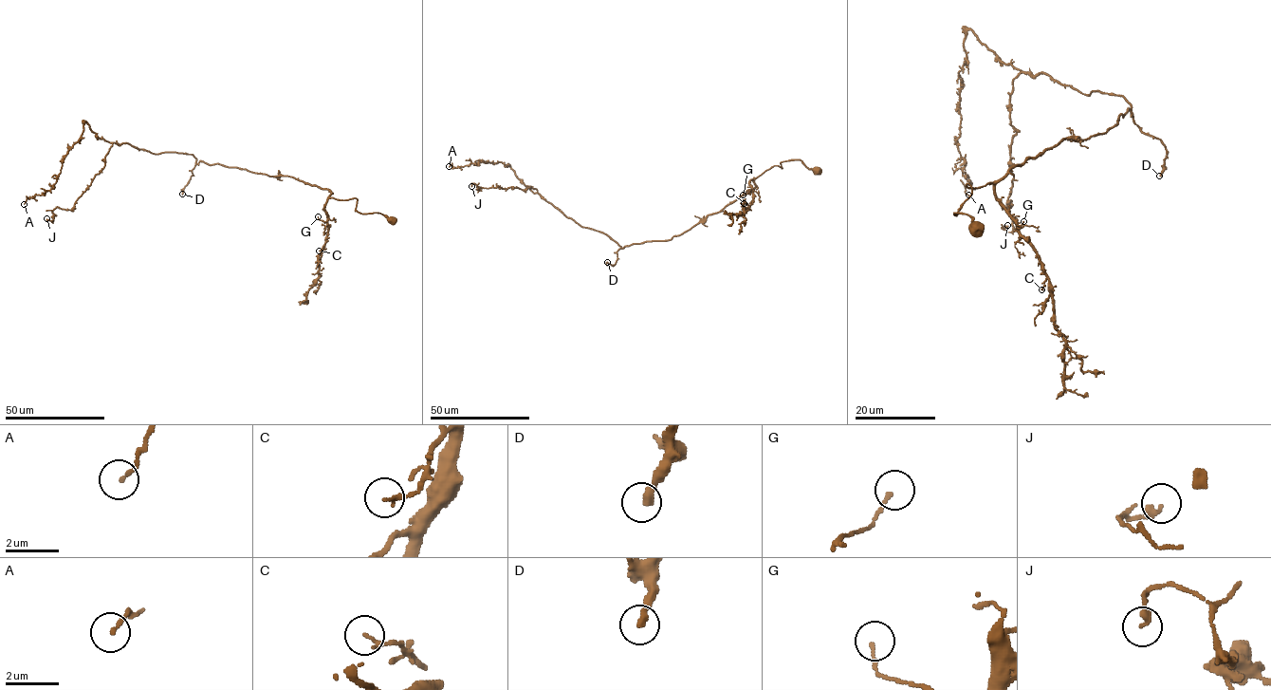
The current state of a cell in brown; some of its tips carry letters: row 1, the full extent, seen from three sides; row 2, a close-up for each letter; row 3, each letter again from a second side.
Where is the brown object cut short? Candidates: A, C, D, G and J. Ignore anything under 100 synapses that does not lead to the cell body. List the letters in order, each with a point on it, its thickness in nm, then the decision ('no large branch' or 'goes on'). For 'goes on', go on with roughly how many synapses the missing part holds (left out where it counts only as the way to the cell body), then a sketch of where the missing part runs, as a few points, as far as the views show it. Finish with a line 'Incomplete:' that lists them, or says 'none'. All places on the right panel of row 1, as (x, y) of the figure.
A: at (968, 195); 130 nm thick; no large branch
C: at (1041, 289); 140 nm thick; no large branch
D: at (1159, 176); 280 nm thick; goes on; about 120 synapses; missing branch runs (1159, 176), (1151, 190), (1169, 227), (1159, 240), (1151, 292), (1133, 311), (1123, 344), (1125, 358), (1138, 367)
G: at (1023, 221); 120 nm thick; no large branch
J: at (1007, 225); 260 nm thick; no large branch
Incomplete: D

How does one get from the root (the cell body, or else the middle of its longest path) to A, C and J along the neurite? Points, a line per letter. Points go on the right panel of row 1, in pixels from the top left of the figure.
A: (978, 230), (954, 214), (967, 184), (1101, 134), (1131, 105), (1004, 65), (968, 30), (968, 195)
C: (978, 230), (968, 215), (954, 214), (971, 194), (967, 184), (991, 183), (1038, 257), (1046, 277), (1041, 289)
J: (978, 230), (954, 214), (967, 184), (1104, 133), (1132, 114), (1122, 96), (1045, 73), (1013, 81), (1007, 225)

